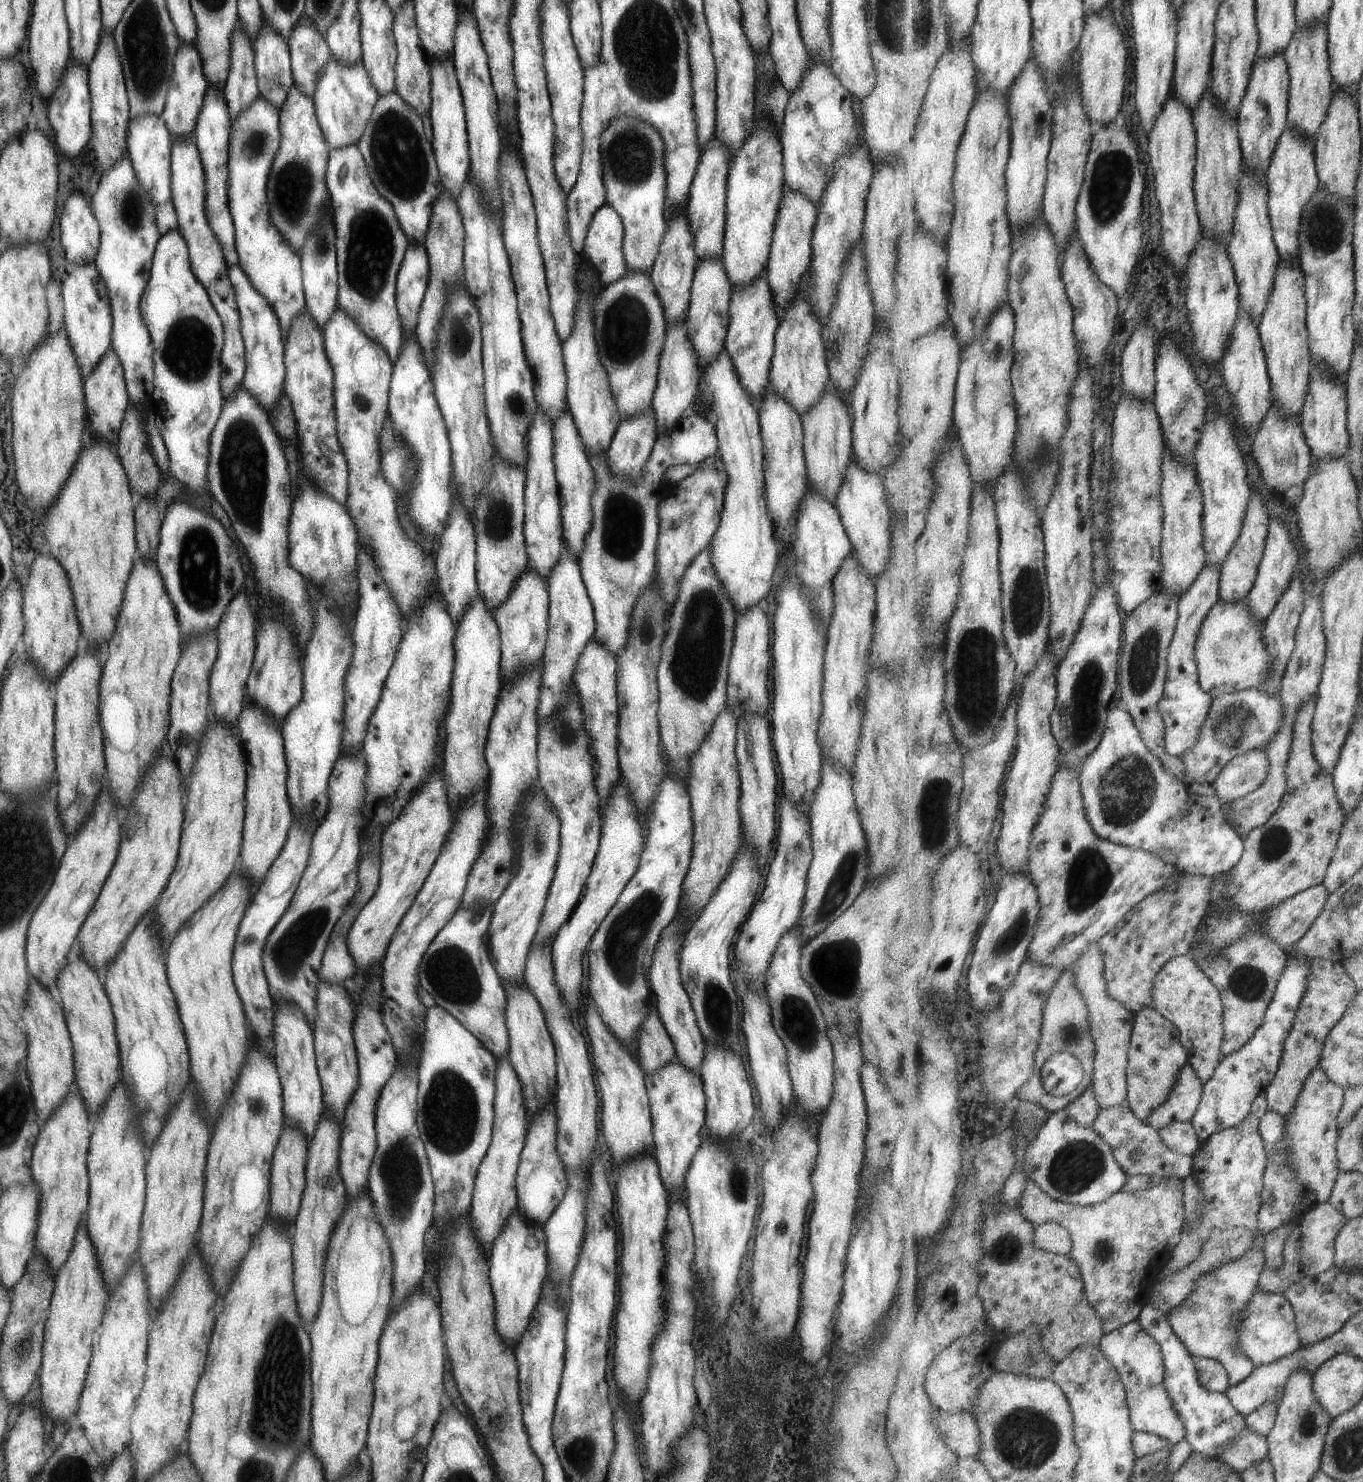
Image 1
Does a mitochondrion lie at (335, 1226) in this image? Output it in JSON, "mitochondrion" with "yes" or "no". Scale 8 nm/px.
{"mitochondrion":"no"}

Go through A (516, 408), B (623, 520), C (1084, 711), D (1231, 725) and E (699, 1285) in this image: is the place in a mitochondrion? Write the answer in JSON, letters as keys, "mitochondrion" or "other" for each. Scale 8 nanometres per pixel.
{"A":"mitochondrion","B":"mitochondrion","C":"mitochondrion","D":"mitochondrion","E":"other"}

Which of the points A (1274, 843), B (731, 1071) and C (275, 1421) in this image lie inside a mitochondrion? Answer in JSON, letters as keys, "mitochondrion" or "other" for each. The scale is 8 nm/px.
{"A":"mitochondrion","B":"other","C":"mitochondrion"}

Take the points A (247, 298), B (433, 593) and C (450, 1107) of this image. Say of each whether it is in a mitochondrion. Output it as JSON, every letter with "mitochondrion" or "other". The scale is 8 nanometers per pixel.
{"A":"other","B":"other","C":"mitochondrion"}

